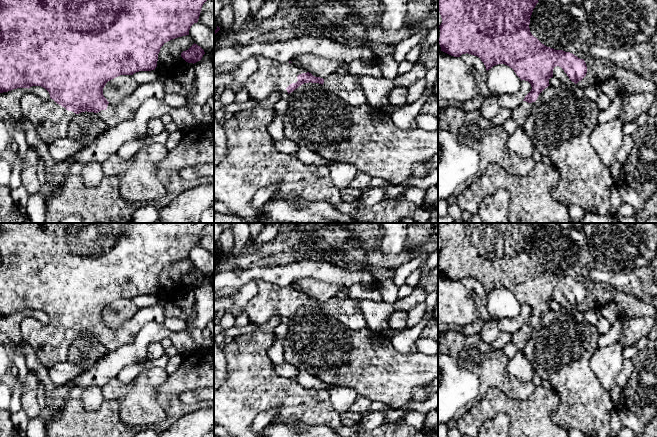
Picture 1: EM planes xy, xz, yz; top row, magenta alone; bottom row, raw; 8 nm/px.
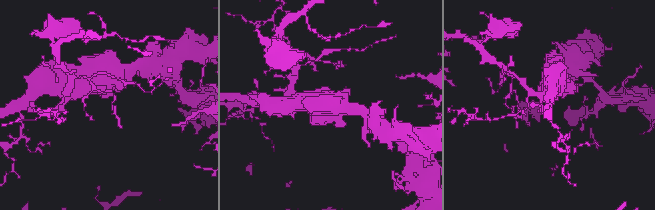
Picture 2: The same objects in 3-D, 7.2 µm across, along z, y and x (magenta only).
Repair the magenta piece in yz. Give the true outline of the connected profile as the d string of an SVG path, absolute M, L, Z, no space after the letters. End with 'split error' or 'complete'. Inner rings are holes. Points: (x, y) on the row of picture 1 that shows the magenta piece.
M439 0L438 11L442 23L439 44L441 51L460 57L462 54L477 56L488 71L493 66L505 64L512 68L516 75L531 84L531 91L523 102L513 109L511 117L519 127L523 127L532 113L533 104L539 94L549 85L553 69L561 67L569 79L577 84L587 73L583 59L570 52L555 50L542 44L534 37L529 28L530 18L538 0Z; split error

